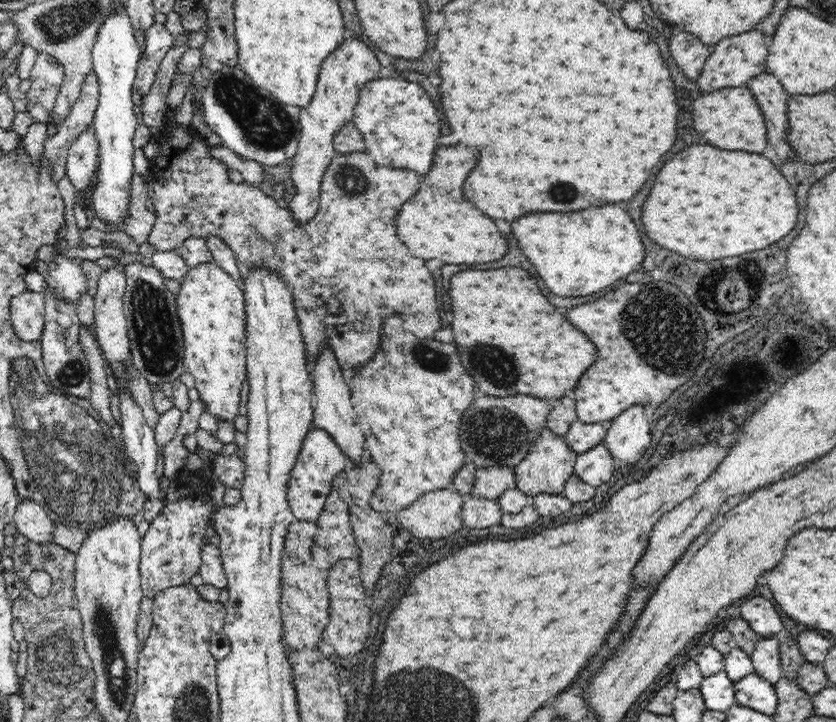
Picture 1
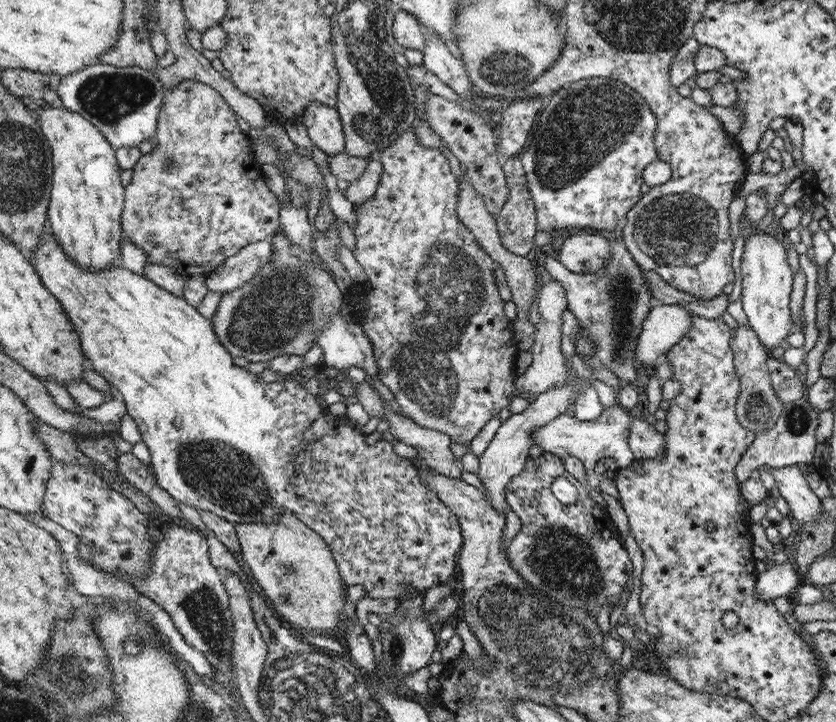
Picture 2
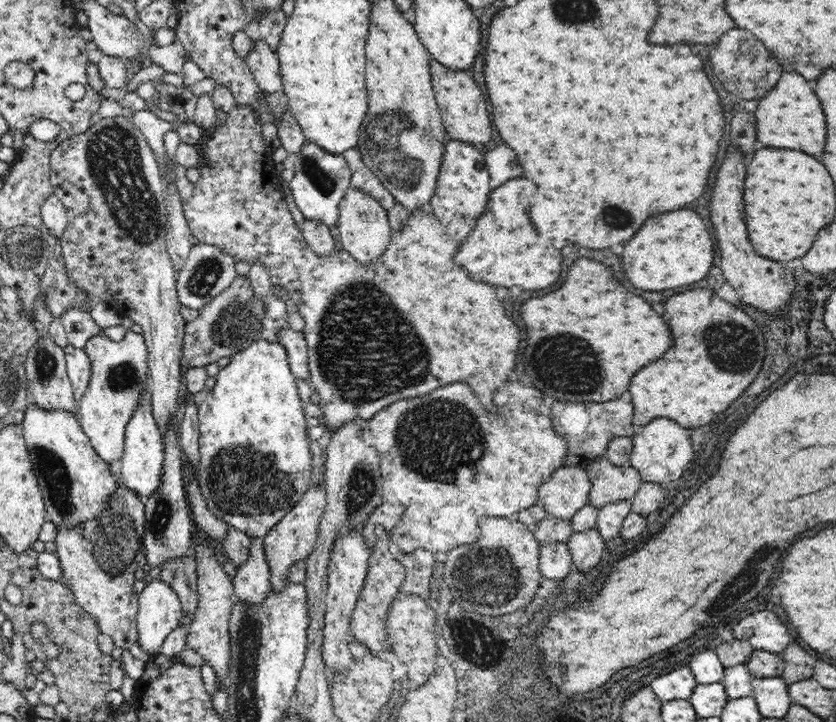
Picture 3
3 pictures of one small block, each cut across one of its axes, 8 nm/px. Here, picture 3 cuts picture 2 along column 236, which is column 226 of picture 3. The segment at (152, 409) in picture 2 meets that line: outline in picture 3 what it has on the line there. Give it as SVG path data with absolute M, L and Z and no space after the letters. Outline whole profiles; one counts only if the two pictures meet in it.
M255 339L244 350L236 352L230 356L231 362L225 368L221 368L220 373L216 376L216 385L212 392L209 392L204 402L201 403L199 419L199 453L198 460L198 484L201 494L210 509L220 520L232 525L234 529L245 532L251 538L263 538L271 527L282 518L287 511L295 506L302 499L302 496L308 487L310 487L310 474L314 474L311 470L313 459L310 450L310 438L307 432L307 416L304 414L304 403L298 394L296 378L293 376L289 366L288 352L279 342L268 342L266 339Z

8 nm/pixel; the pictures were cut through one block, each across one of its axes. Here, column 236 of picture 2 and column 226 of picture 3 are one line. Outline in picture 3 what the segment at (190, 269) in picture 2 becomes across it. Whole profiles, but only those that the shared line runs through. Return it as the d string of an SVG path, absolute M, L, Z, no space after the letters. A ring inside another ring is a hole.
M236 103L226 114L226 120L217 120L216 126L206 128L202 133L202 156L196 165L201 170L201 175L194 184L192 196L183 204L183 211L188 221L191 236L198 243L203 245L214 245L214 248L222 249L222 252L234 257L234 260L245 260L250 264L260 264L266 268L267 276L270 277L272 286L280 284L288 290L292 302L298 306L300 315L305 320L303 336L307 342L307 361L308 371L312 372L312 384L316 388L316 392L322 396L320 400L320 408L324 410L324 422L328 424L328 430L336 430L343 428L349 423L357 421L369 421L380 410L385 409L393 402L402 399L414 398L419 395L430 394L430 391L452 384L452 382L464 382L468 384L472 391L484 392L488 394L488 390L501 389L500 386L508 380L508 374L514 370L516 366L516 354L520 350L520 328L508 318L504 304L496 298L496 290L490 284L482 284L482 282L474 282L468 272L458 266L454 262L454 252L458 250L459 243L466 238L466 234L470 234L470 224L466 224L464 220L456 220L456 216L444 226L440 224L439 218L428 207L426 209L416 208L416 214L410 216L402 228L400 234L392 234L392 242L387 243L386 250L378 256L378 259L370 263L361 263L358 259L351 256L349 251L330 251L326 255L318 255L316 251L304 240L303 234L294 223L288 206L284 200L282 191L278 191L275 184L281 183L281 177L276 173L276 164L269 153L267 146L262 138L262 127L257 121L254 105L248 103ZM318 374L322 376L324 382L328 382L330 386L336 386L336 390L340 390L340 394L334 396L334 392L330 390L318 390Z

